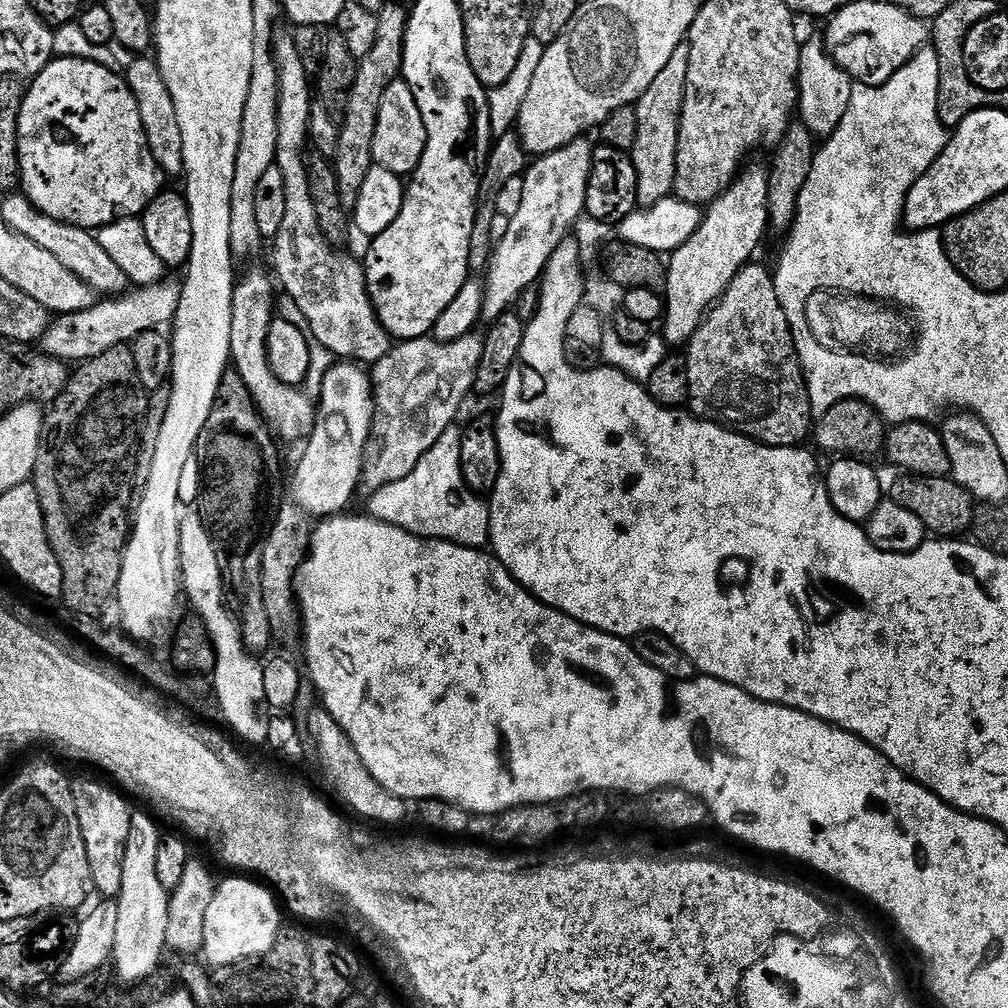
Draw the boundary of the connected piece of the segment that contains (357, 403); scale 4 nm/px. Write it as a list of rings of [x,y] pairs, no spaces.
[[[336,362],[326,374],[325,384],[322,386],[322,394],[318,399],[318,411],[316,413],[316,425],[312,430],[311,436],[309,436],[304,445],[304,453],[300,456],[300,461],[296,464],[296,477],[291,477],[290,488],[296,491],[294,495],[294,500],[297,505],[309,517],[312,518],[327,518],[329,516],[338,516],[345,511],[344,508],[352,500],[352,495],[357,495],[358,489],[360,487],[360,470],[364,466],[364,448],[368,445],[368,439],[372,437],[372,413],[374,411],[374,405],[372,402],[372,381],[370,379],[369,373],[365,371],[361,365],[355,362]]]

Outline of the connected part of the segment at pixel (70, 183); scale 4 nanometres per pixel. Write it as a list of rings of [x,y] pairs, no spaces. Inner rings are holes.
[[[64,56],[53,58],[31,84],[18,114],[18,154],[20,188],[38,211],[63,224],[99,230],[117,220],[139,217],[152,199],[165,191],[166,173],[150,154],[138,102],[121,73],[119,76],[92,60]]]

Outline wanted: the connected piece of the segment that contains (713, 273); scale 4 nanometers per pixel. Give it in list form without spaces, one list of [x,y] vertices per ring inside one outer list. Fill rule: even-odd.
[[[749,163],[737,175],[729,188],[718,199],[707,205],[706,211],[700,217],[698,230],[694,230],[694,234],[690,234],[690,238],[686,238],[686,242],[682,246],[678,246],[678,250],[671,253],[670,259],[667,261],[668,285],[662,293],[664,297],[662,335],[669,346],[687,345],[688,341],[692,339],[692,335],[700,328],[700,324],[708,315],[712,305],[727,290],[732,279],[744,269],[744,265],[753,259],[752,251],[759,246],[764,231],[769,231],[768,168],[765,165],[751,164]]]

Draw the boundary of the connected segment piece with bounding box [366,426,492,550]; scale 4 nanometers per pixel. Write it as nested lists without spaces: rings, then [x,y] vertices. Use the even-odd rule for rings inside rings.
[[[459,427],[447,428],[442,438],[430,446],[422,462],[418,462],[418,466],[406,474],[406,478],[398,478],[398,482],[390,482],[371,493],[367,497],[367,515],[373,516],[378,522],[398,526],[424,540],[449,540],[452,544],[467,548],[487,549],[492,514],[485,510],[485,501],[483,504],[480,501],[483,499],[471,492],[462,478],[460,434]],[[483,508],[484,512],[480,512]]]

